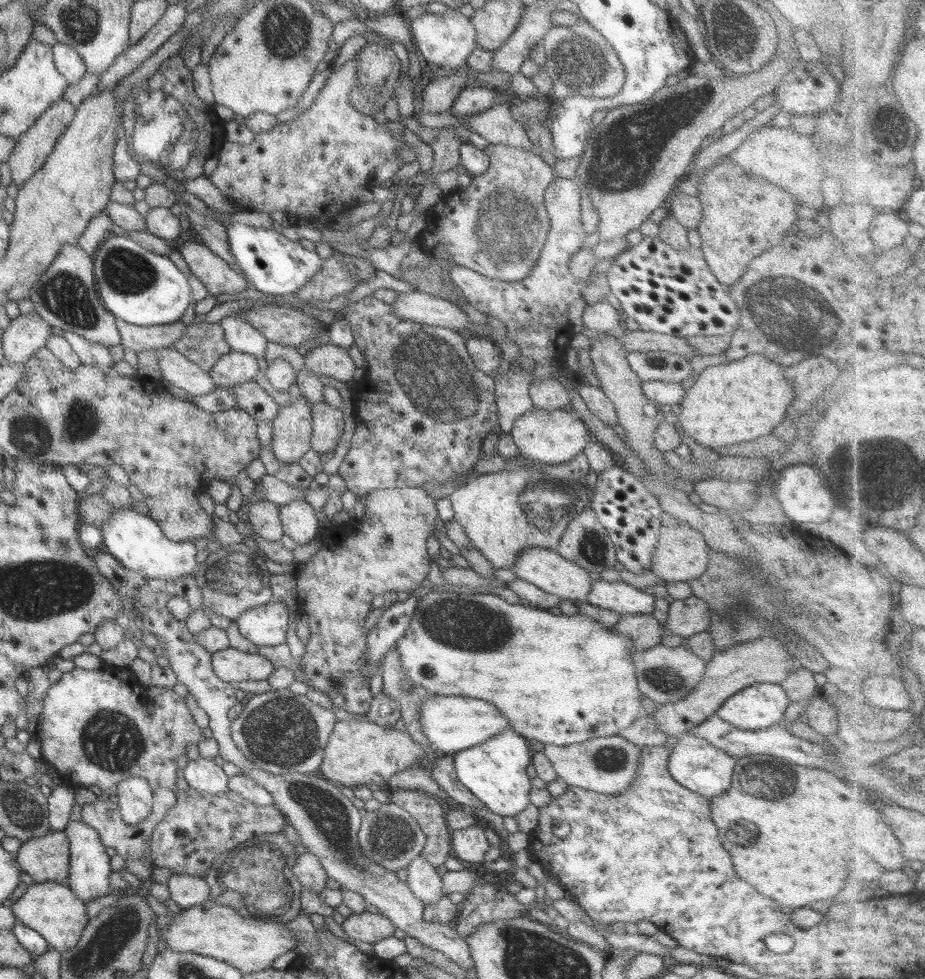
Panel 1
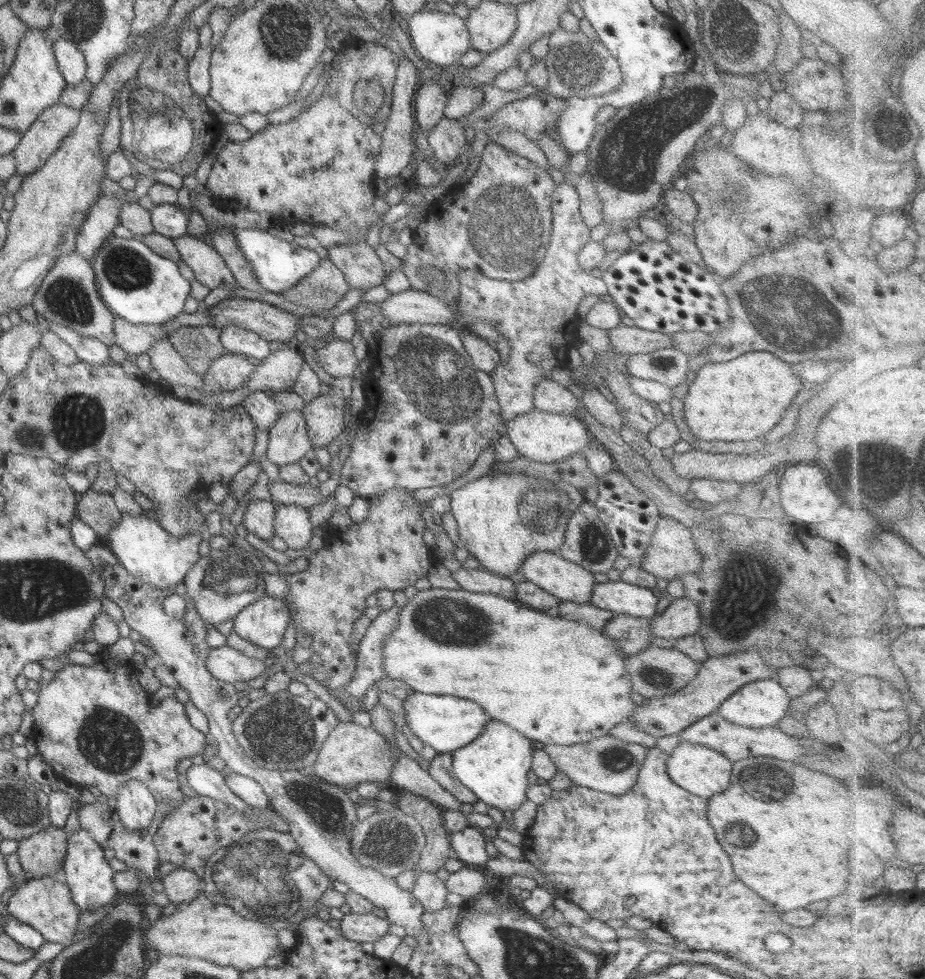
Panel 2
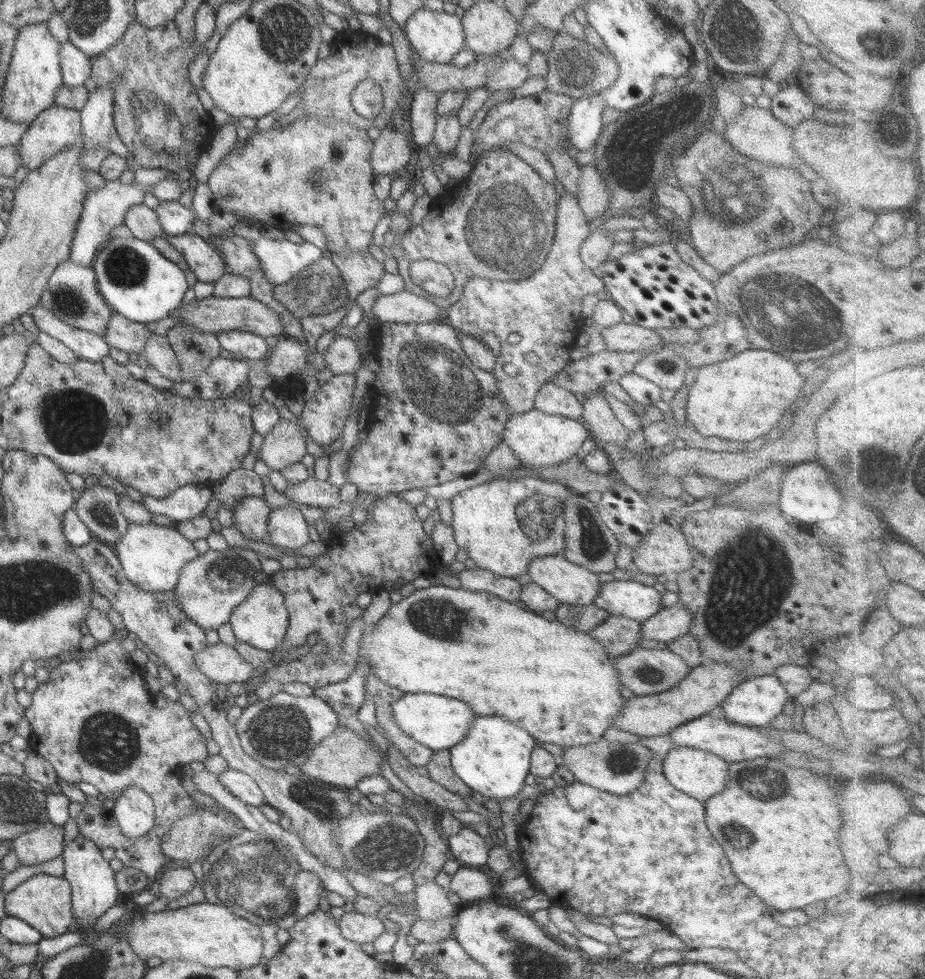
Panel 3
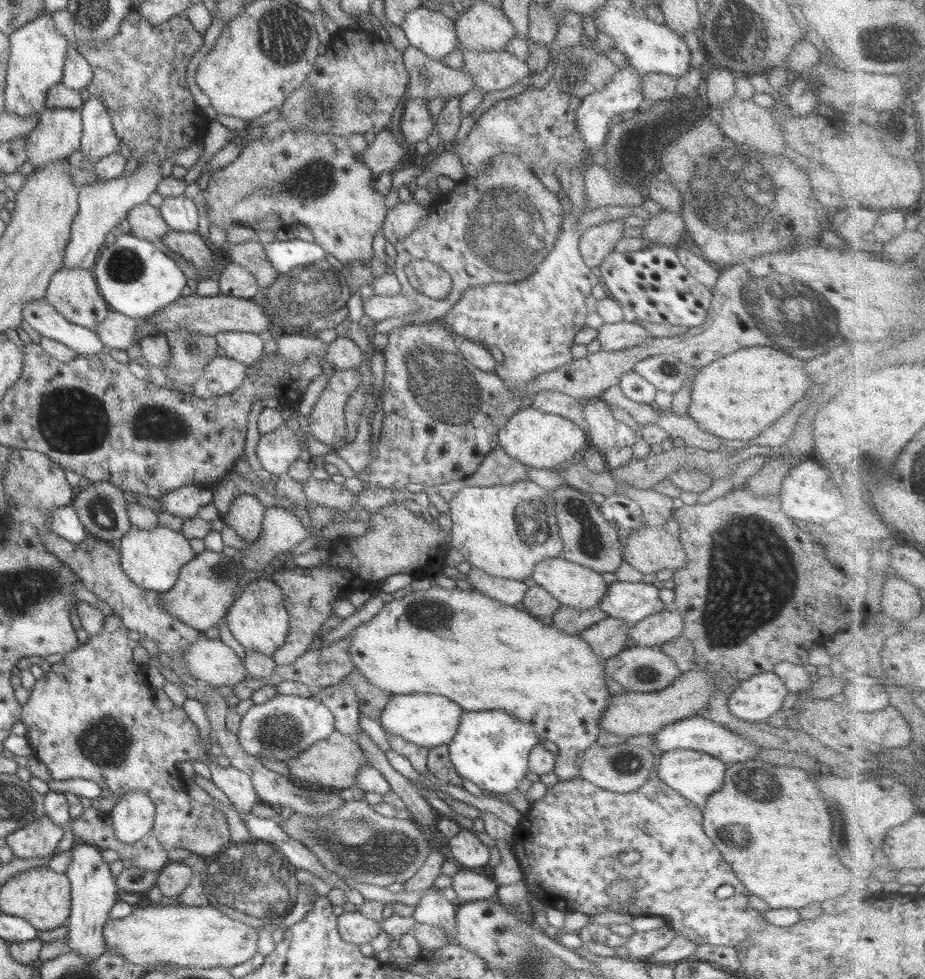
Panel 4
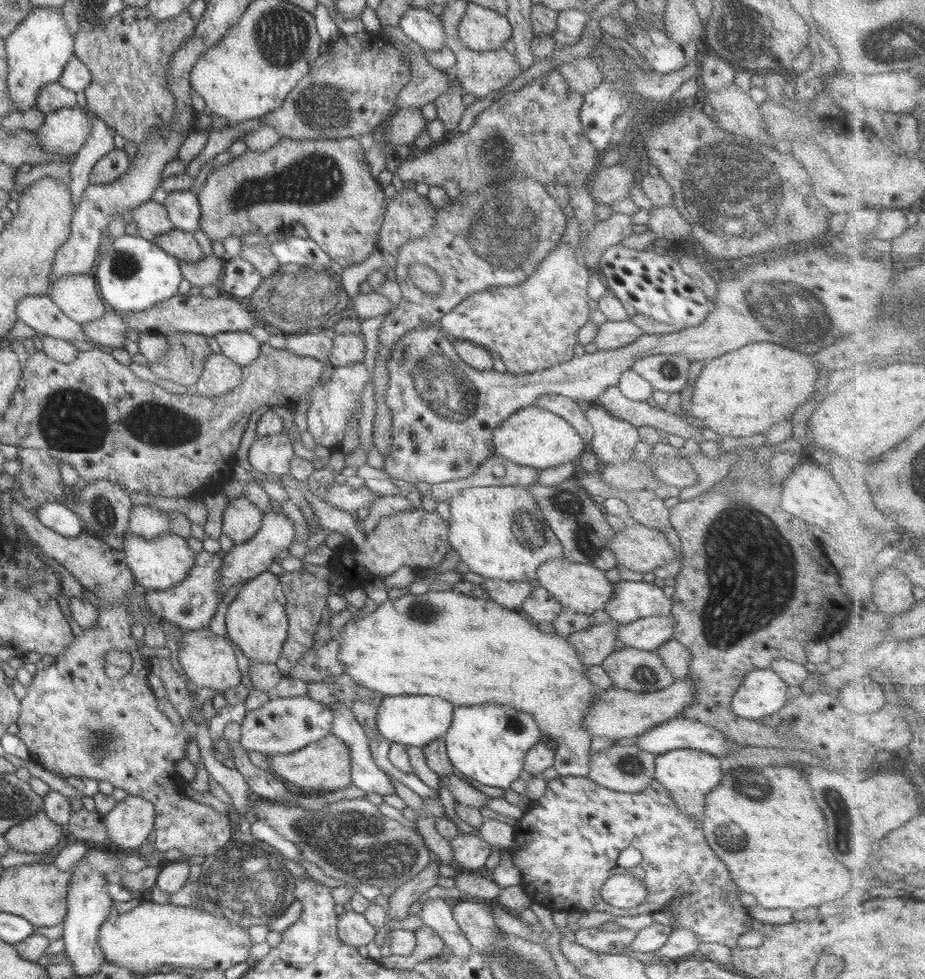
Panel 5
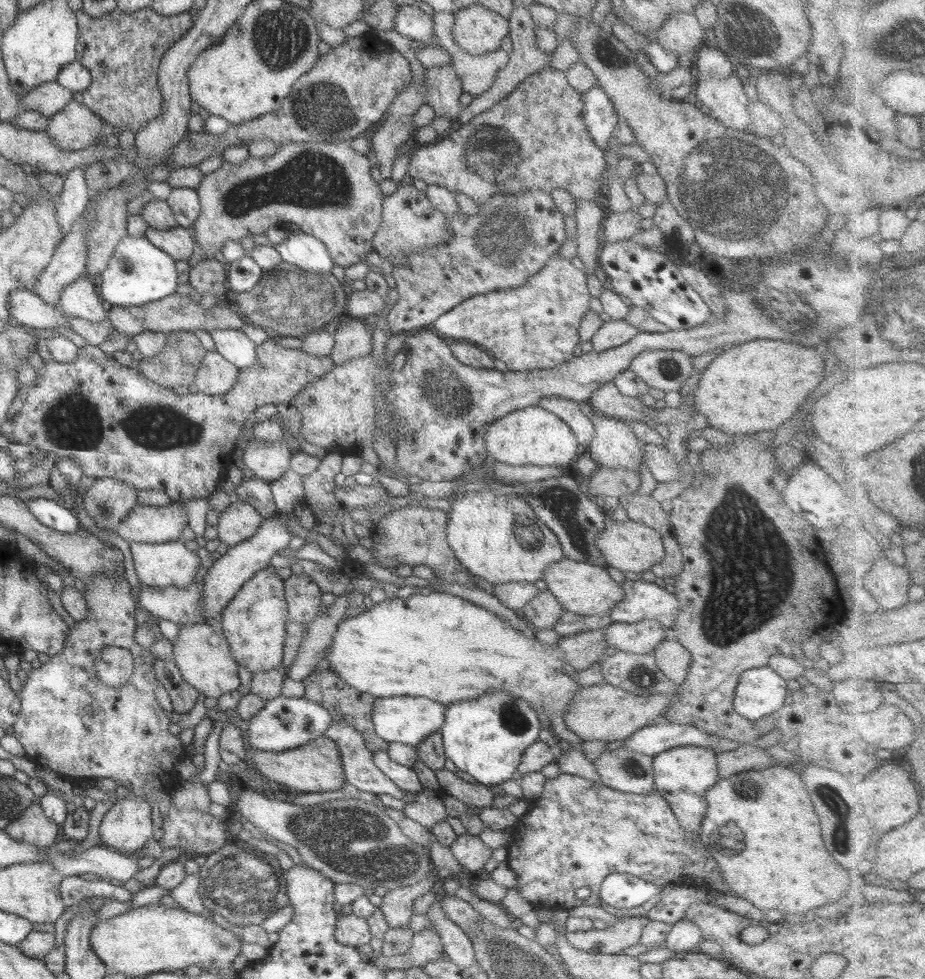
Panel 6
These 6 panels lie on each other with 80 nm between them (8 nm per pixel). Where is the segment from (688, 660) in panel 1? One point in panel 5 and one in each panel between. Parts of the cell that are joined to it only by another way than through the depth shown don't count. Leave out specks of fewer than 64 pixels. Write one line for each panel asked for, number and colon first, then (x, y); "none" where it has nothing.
2: (656, 671)
3: (644, 671)
4: (638, 669)
5: (640, 671)

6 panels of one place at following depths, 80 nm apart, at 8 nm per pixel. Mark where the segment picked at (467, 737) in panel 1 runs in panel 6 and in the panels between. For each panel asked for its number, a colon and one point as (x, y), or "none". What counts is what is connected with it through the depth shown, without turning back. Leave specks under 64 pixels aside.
2: (446, 723)
3: (438, 722)
4: (429, 720)
5: (414, 720)
6: (407, 720)

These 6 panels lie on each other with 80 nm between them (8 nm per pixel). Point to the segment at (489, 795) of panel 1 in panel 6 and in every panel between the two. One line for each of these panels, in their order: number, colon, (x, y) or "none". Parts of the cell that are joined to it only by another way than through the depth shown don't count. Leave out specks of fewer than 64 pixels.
2: (494, 765)
3: (494, 757)
4: (491, 748)
5: (489, 743)
6: (486, 737)

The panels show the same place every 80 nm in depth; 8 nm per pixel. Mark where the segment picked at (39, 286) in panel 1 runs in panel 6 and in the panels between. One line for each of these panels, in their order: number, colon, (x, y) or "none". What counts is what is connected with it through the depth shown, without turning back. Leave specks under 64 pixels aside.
2: (68, 295)
3: (71, 293)
4: (74, 292)
5: (77, 295)
6: (81, 299)

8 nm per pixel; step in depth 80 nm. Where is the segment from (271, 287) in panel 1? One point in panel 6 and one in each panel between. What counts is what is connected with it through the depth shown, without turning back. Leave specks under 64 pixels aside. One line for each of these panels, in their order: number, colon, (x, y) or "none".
2: (278, 264)
3: (281, 260)
4: (284, 256)
5: (305, 252)
6: (300, 249)

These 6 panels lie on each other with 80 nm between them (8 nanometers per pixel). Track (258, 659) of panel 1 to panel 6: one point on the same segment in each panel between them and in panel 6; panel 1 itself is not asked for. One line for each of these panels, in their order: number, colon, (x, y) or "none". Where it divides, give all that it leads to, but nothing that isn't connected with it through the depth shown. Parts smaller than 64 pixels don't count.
2: (224, 663)
3: (222, 664)
4: (210, 661)
5: (208, 660)
6: (201, 652)

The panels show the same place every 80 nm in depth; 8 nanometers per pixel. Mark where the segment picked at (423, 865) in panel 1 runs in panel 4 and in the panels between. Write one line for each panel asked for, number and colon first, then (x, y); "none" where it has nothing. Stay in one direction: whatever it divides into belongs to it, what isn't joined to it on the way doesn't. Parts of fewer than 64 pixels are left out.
2: (430, 891)
3: (432, 903)
4: (434, 909)

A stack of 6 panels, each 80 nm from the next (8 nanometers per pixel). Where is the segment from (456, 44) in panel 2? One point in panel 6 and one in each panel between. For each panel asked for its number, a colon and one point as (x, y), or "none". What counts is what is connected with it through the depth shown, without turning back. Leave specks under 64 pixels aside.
3: (437, 36)
4: (430, 31)
5: (419, 24)
6: (410, 22)

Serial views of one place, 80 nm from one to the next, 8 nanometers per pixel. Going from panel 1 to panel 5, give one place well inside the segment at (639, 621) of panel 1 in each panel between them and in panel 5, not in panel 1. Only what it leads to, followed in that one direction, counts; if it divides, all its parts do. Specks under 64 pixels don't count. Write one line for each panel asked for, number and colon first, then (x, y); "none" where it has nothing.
2: (633, 634)
3: (617, 634)
4: (606, 638)
5: (594, 644)

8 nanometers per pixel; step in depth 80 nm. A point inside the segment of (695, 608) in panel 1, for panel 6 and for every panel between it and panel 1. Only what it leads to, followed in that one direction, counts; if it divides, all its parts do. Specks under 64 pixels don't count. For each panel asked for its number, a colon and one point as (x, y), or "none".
2: (681, 618)
3: (670, 623)
4: (654, 630)
5: (649, 633)
6: (642, 637)

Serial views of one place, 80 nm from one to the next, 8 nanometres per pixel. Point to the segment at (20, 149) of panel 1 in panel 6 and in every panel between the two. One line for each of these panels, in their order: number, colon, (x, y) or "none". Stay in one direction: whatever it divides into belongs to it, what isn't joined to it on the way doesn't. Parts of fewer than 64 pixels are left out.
2: (45, 136)
3: (56, 129)
4: (57, 134)
5: (63, 132)
6: (75, 127)

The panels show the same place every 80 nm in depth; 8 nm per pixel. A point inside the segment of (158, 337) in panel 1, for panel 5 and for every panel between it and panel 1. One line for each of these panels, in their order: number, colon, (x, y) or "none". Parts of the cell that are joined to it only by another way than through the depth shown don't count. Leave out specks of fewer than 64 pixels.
2: (135, 339)
3: (124, 334)
4: (117, 331)
5: (108, 332)

